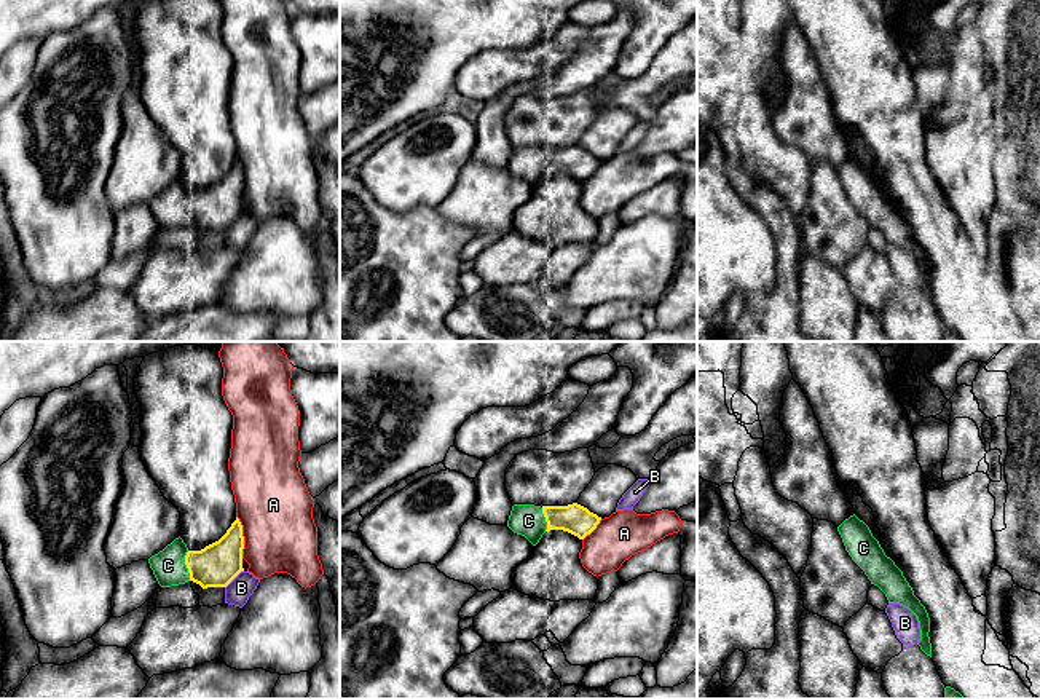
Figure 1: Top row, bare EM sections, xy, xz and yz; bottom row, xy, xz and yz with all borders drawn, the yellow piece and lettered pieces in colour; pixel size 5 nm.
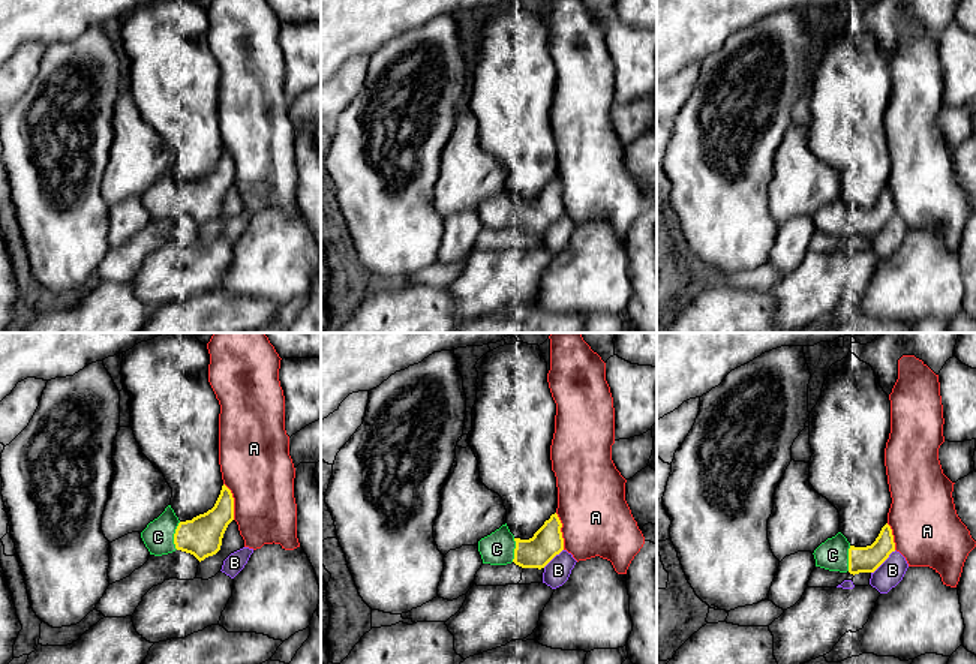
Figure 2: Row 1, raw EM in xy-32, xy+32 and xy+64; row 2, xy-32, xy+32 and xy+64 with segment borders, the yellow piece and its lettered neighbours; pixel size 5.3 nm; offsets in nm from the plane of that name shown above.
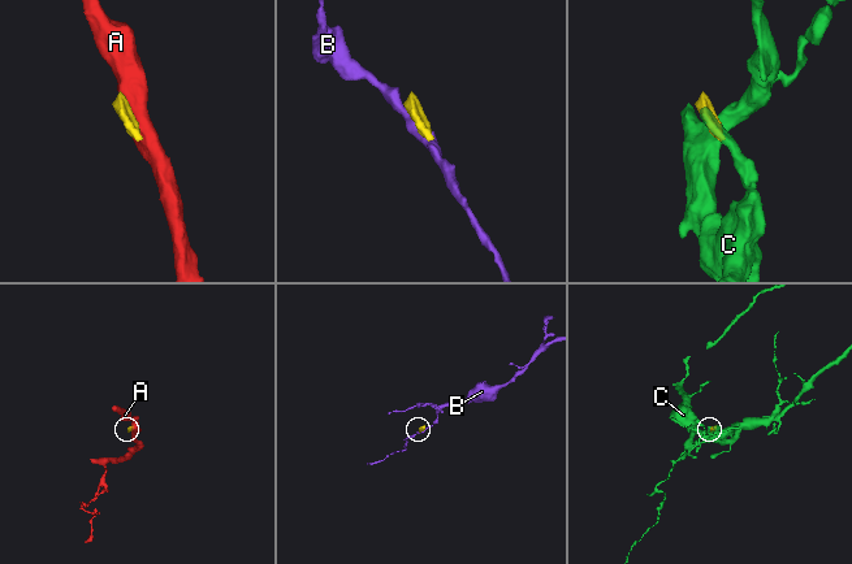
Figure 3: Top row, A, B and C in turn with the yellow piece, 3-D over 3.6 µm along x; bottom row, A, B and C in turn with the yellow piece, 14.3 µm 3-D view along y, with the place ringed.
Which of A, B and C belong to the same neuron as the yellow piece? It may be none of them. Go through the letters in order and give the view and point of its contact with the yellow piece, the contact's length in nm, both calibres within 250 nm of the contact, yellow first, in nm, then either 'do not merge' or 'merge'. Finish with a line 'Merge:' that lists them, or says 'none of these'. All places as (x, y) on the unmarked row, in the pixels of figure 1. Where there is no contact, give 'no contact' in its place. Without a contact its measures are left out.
A: contact xy (243, 179); length 220 nm; calibres 220 and 380 nm; do not merge
B: contact xy (233, 221); length 130 nm; calibres 220 and 120 nm; do not merge
C: contact xy (185, 206); length 150 nm; calibres 220 and 170 nm; merge
Merge: C

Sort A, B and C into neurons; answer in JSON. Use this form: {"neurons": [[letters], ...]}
{"neurons": [["A"], ["B"], ["C"]]}

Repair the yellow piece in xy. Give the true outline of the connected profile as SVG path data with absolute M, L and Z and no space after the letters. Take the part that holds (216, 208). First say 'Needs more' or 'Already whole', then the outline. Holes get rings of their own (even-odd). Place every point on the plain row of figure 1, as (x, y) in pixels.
Needs more. M239 161L227 176L201 193L190 193L179 179L163 193L148 201L161 230L193 223L203 231L227 230L242 211L244 179Z

